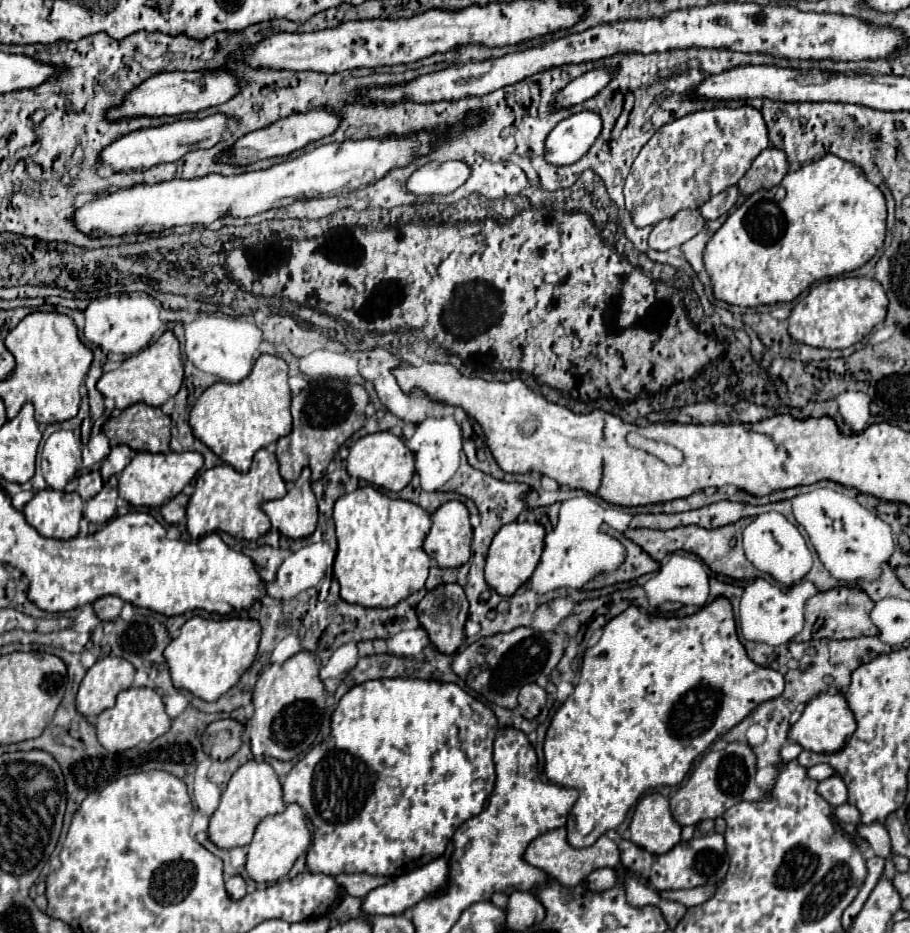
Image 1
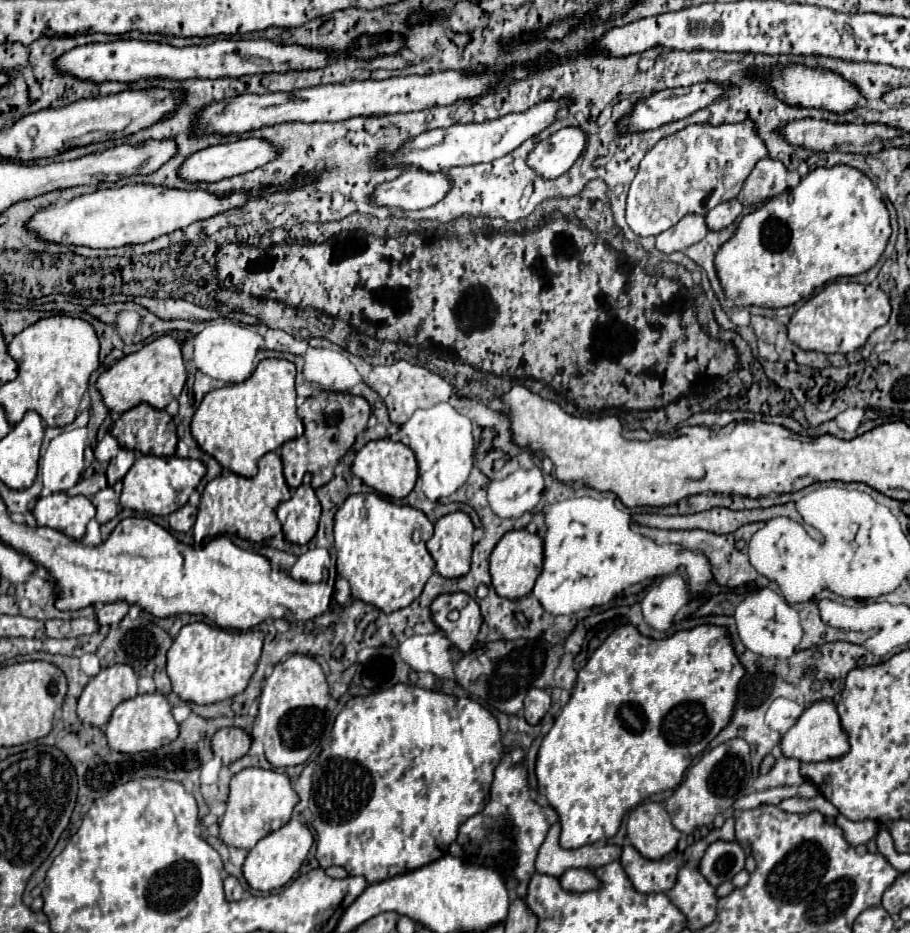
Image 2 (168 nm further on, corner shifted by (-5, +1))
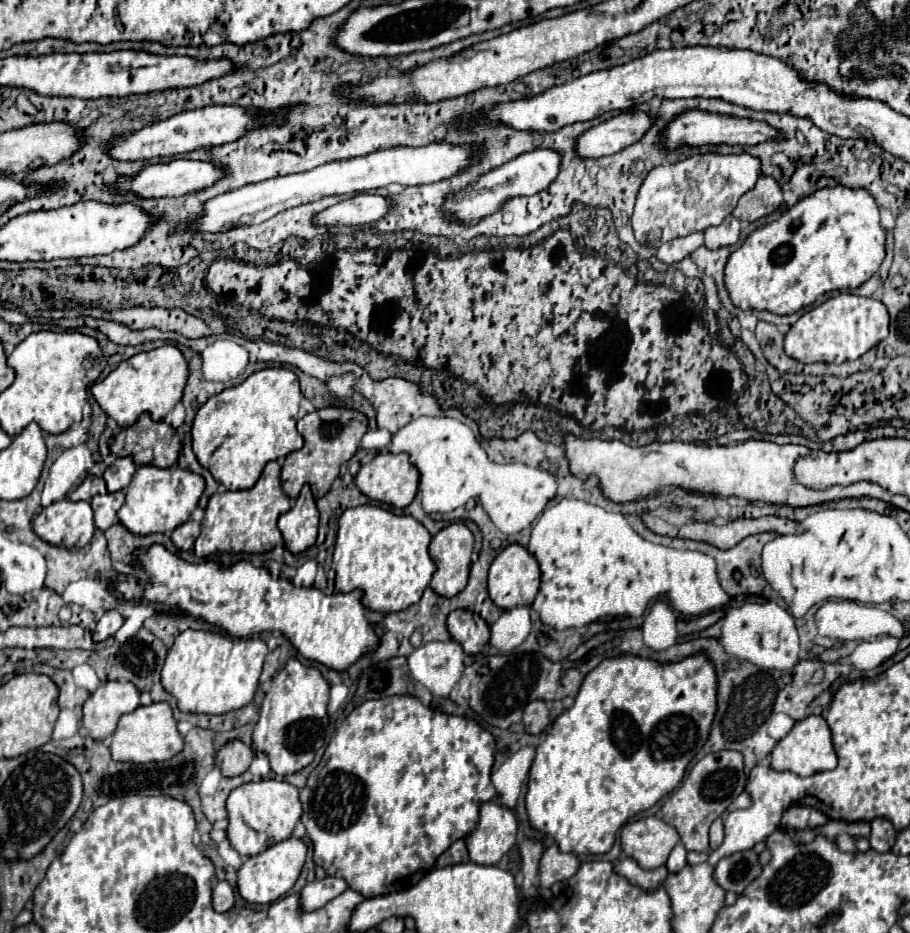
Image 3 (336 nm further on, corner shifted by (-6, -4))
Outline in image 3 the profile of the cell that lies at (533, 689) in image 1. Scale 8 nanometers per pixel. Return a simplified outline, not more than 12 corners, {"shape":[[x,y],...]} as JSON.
{"shape":[[531,701],[525,707],[523,725],[537,735],[549,723],[545,701]]}

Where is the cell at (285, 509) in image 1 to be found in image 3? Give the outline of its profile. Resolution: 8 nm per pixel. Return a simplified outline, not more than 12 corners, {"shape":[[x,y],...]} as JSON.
{"shape":[[309,485],[279,517],[279,531],[291,553],[317,539],[319,511]]}

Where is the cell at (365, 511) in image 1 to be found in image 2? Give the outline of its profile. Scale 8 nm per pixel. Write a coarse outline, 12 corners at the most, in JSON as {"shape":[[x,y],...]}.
{"shape":[[352,494],[334,516],[356,600],[406,608],[434,574],[426,514]]}

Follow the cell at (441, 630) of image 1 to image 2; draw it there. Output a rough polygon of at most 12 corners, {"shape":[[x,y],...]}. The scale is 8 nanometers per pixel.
{"shape":[[464,592],[438,596],[436,626],[462,652],[482,626],[480,608]]}

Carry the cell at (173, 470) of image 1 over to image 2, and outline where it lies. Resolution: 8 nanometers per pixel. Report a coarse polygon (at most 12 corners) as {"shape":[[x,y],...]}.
{"shape":[[140,456],[120,506],[168,516],[206,474],[200,460]]}

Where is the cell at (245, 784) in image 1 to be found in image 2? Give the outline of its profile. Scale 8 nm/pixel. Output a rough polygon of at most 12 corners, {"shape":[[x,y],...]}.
{"shape":[[244,768],[230,782],[220,838],[250,850],[298,804],[278,770]]}

